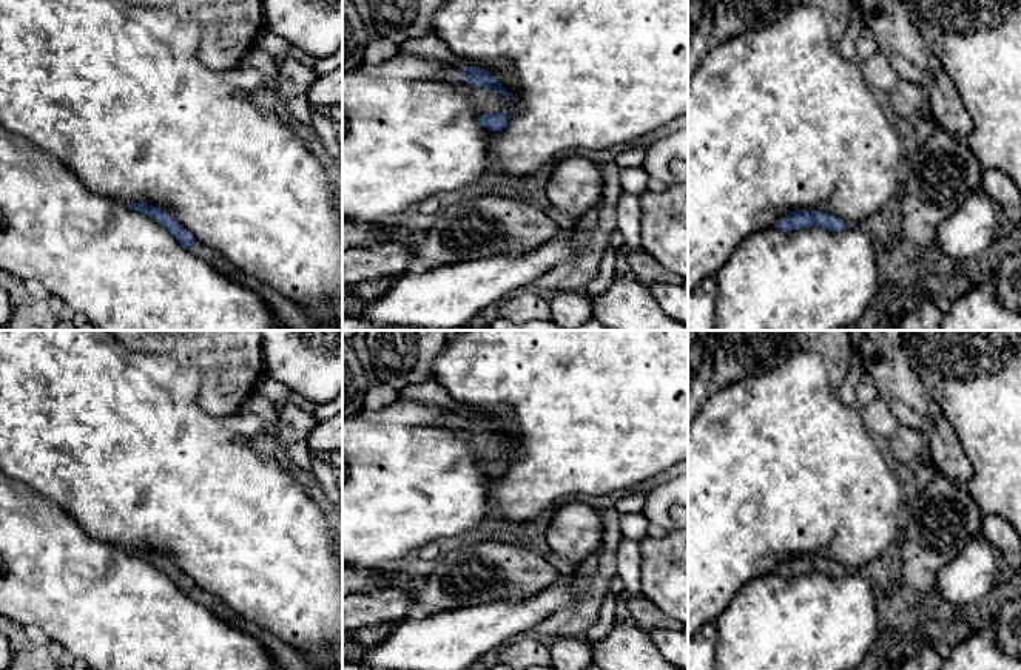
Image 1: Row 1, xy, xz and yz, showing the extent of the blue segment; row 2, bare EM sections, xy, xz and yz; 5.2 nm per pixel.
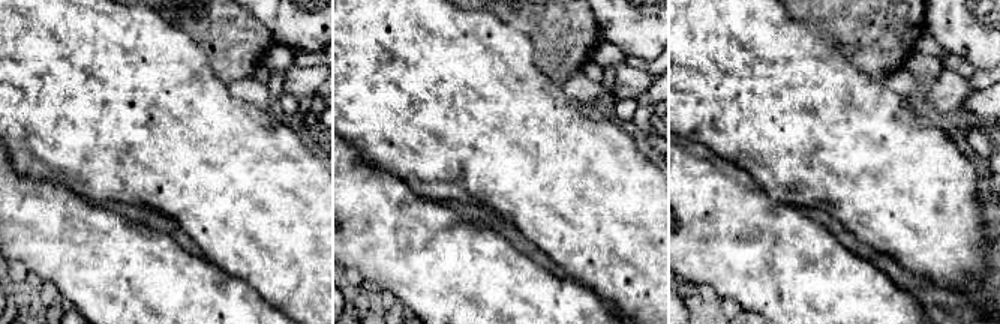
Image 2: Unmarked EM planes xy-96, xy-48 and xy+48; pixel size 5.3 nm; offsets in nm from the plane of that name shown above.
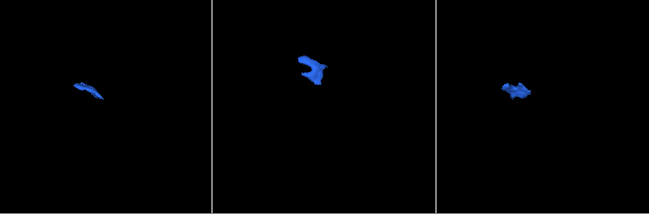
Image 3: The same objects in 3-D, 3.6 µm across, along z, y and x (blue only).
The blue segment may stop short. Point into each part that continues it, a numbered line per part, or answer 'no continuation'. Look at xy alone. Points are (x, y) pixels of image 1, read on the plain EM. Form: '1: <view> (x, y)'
1: xy (284, 656)

